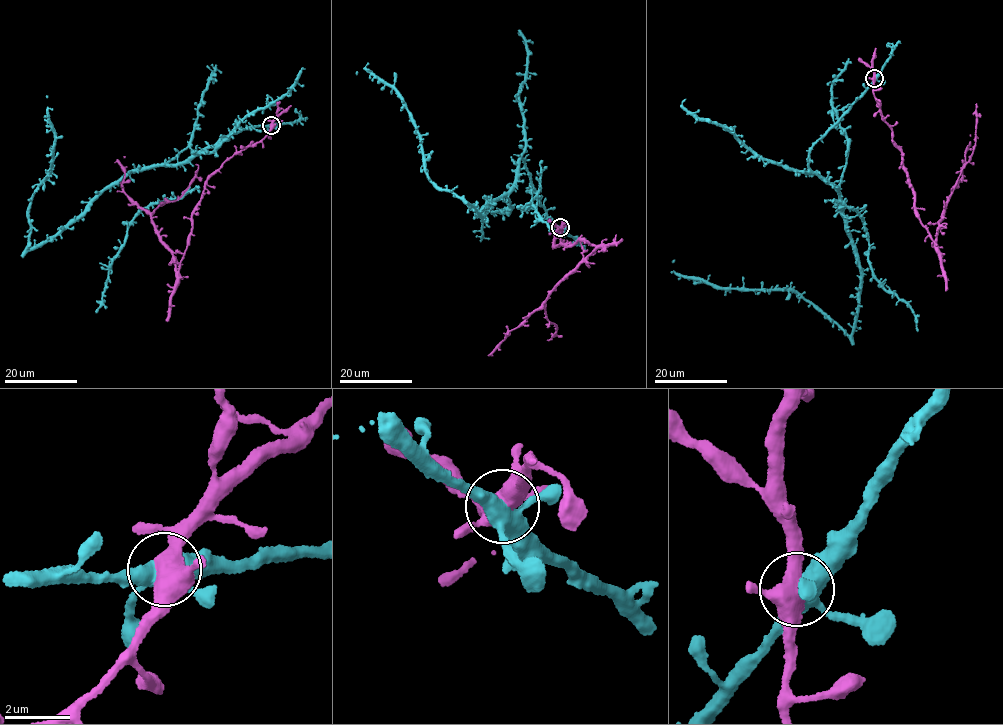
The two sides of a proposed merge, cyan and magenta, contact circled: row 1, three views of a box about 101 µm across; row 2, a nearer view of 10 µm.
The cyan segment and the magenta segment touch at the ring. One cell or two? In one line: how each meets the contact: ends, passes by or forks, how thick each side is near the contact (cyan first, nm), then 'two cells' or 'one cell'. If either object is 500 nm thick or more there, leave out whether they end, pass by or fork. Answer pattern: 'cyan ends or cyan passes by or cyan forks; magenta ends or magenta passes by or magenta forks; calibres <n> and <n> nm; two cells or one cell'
cyan forks; magenta forks; calibres 440 and 460 nm; two cells

